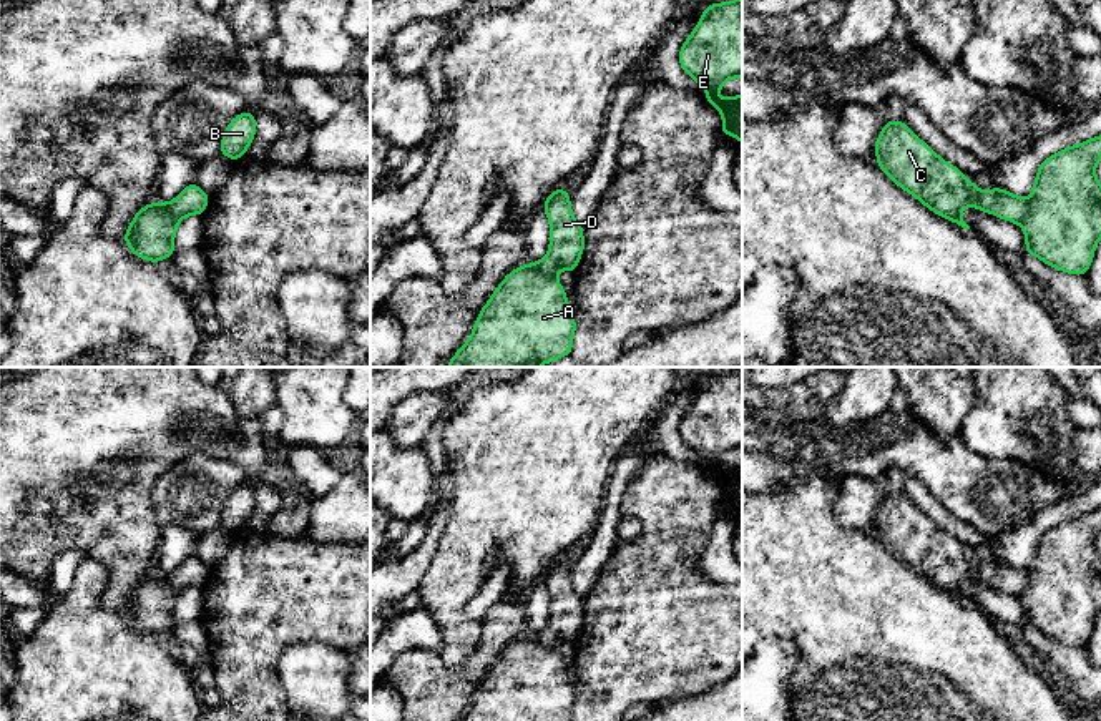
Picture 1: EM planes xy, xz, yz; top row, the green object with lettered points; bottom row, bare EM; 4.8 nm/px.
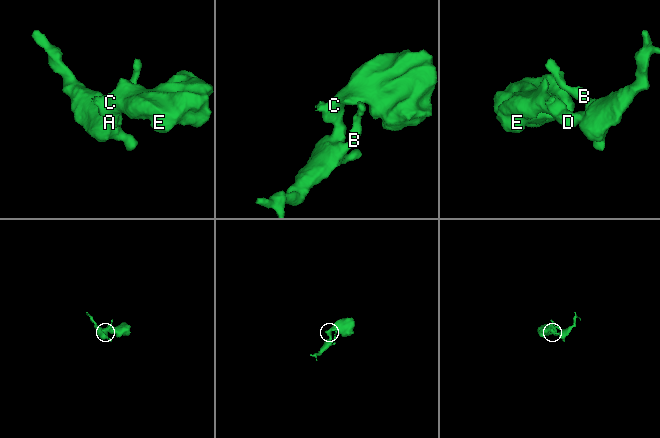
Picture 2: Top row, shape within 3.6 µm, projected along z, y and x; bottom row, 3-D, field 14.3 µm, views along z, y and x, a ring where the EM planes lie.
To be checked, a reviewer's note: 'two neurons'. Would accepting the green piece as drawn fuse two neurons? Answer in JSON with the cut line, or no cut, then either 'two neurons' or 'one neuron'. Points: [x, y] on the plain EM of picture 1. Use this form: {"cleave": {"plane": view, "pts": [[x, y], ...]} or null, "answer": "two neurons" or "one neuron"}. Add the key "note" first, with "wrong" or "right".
{"note": "right", "cleave": {"plane": "xz", "pts": [[532, 637], [543, 647], [555, 650]]}, "answer": "two neurons"}

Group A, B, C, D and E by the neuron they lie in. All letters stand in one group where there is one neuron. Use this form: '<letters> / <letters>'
A B / C D E

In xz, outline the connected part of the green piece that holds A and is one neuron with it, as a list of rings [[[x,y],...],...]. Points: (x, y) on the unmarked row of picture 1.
[[[528,635],[505,648],[460,721],[571,721],[575,703],[566,663]]]

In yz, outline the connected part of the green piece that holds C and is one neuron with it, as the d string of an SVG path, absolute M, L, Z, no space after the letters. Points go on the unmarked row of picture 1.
M888 492L877 508L878 540L930 583L970 601L962 590L965 578L1020 596L1031 571L1001 560L981 563L957 538L942 532L903 493Z

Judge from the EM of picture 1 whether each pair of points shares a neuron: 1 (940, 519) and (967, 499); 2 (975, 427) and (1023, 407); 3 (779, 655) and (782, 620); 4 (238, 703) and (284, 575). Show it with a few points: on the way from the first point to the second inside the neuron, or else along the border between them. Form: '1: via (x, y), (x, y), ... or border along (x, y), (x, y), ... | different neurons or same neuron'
1: border along (922, 484), (947, 509), (982, 534) | different neurons
2: via (987, 427), (995, 427), (1012, 419) | same neuron
3: border along (761, 640), (786, 638), (794, 647), (791, 678) | different neurons
4: via (246, 671), (246, 632), (249, 613), (254, 607) | same neuron

